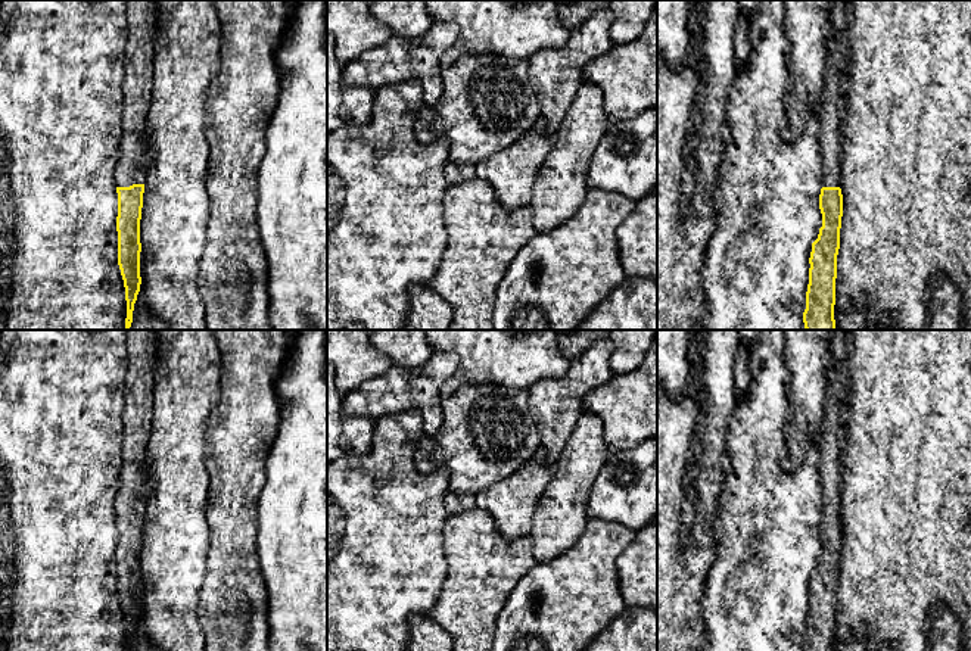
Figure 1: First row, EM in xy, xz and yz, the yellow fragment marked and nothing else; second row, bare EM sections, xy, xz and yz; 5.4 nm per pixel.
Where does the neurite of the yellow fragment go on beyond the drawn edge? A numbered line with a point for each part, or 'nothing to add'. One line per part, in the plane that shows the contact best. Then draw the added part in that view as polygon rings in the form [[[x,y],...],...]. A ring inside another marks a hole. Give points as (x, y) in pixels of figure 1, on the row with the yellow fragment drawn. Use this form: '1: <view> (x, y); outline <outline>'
1: xy (140, 13); outline [[[128,0],[128,43],[125,50],[124,116],[119,161],[115,169],[116,187],[144,184],[140,162],[146,155],[143,124],[153,87],[153,32],[156,7],[152,0]]]

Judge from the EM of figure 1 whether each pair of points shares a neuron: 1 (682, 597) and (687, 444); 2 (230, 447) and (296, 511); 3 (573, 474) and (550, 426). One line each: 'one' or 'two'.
1: one
2: two
3: two

